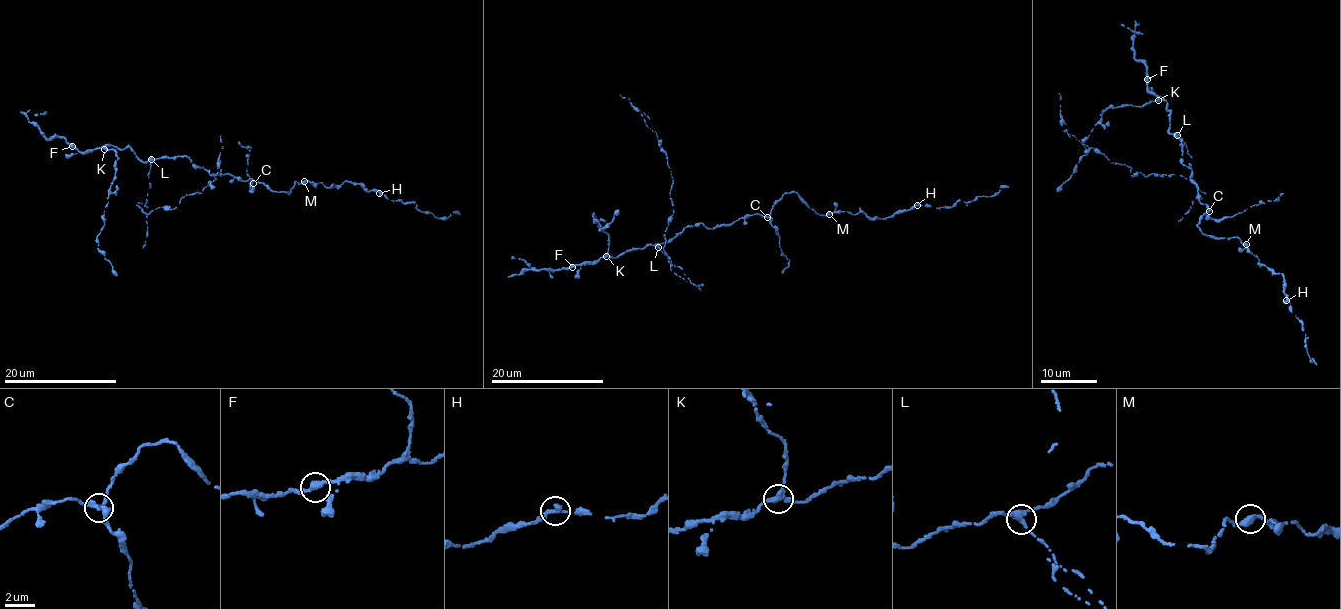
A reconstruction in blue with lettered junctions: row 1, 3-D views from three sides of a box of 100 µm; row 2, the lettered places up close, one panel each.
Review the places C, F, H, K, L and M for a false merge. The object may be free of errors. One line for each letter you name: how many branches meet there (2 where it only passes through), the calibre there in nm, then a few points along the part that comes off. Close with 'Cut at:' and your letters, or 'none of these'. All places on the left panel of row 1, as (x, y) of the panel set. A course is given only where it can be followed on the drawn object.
L: 3 | 340 nm | (151, 159), (145, 204), (137, 205), (148, 214), (159, 207), (171, 210), (216, 179), (220, 136)
Cut at: L

